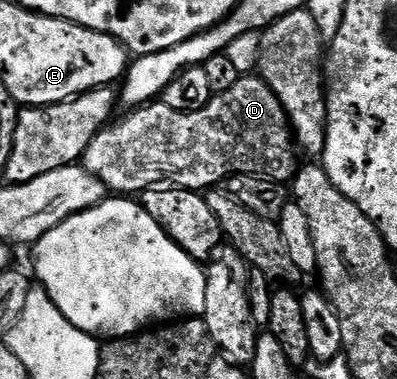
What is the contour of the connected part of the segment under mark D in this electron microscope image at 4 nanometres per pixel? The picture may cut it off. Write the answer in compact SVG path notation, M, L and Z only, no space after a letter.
M242 76L227 88L227 92L215 94L207 105L199 108L199 112L175 112L175 108L167 108L167 104L154 100L130 109L128 113L126 118L118 117L94 136L91 144L87 144L83 159L85 170L98 178L106 191L117 196L137 196L142 190L162 184L205 192L234 174L258 174L272 182L289 184L299 169L299 150L287 112L283 104L279 104L279 96L275 96L259 76Z

